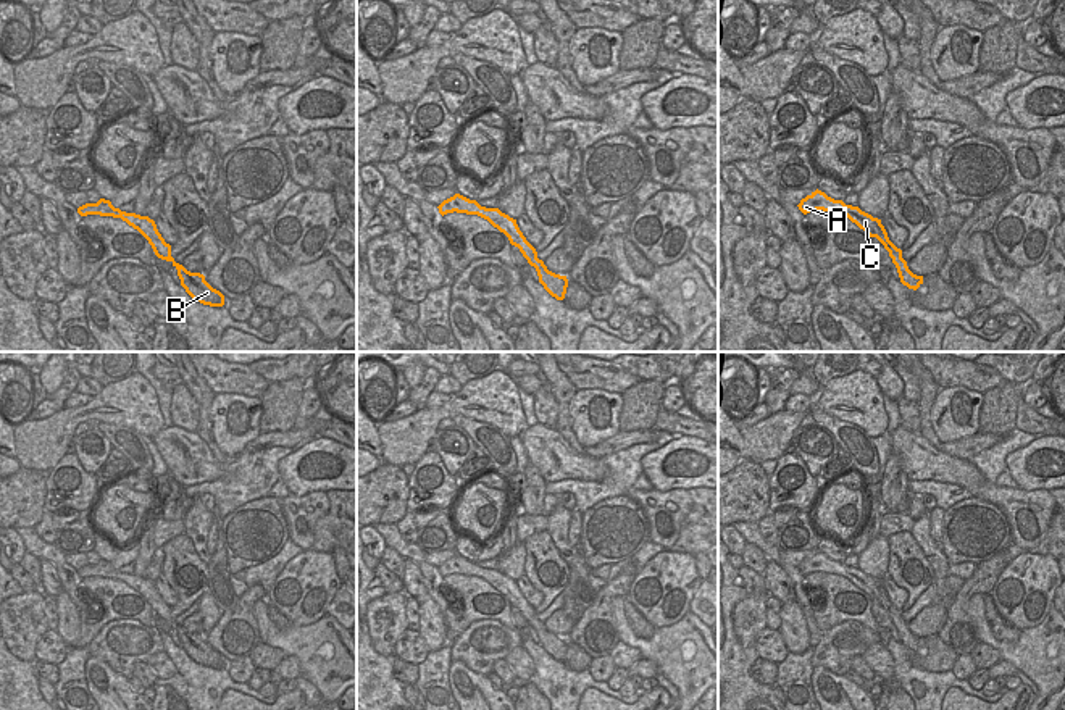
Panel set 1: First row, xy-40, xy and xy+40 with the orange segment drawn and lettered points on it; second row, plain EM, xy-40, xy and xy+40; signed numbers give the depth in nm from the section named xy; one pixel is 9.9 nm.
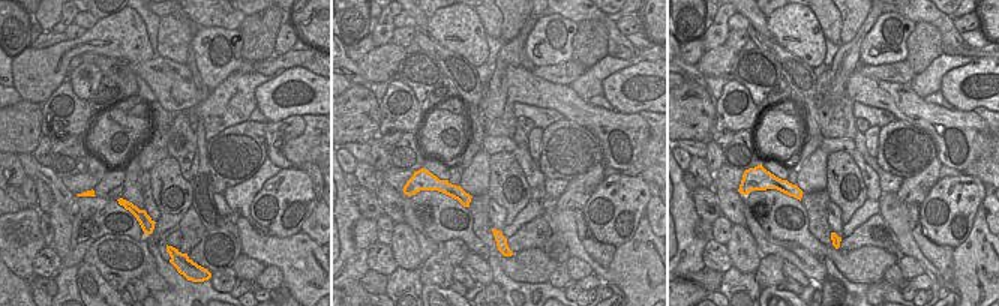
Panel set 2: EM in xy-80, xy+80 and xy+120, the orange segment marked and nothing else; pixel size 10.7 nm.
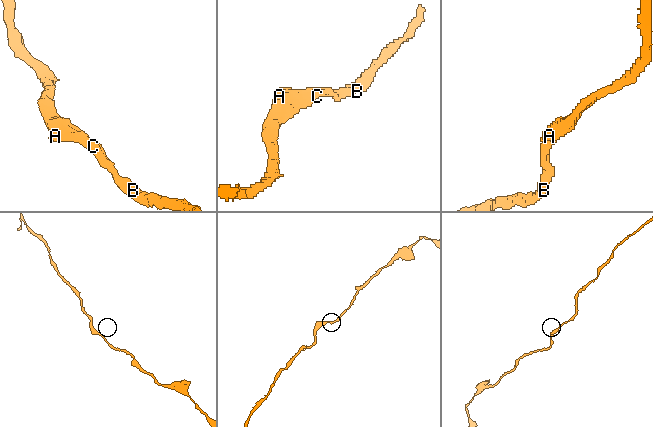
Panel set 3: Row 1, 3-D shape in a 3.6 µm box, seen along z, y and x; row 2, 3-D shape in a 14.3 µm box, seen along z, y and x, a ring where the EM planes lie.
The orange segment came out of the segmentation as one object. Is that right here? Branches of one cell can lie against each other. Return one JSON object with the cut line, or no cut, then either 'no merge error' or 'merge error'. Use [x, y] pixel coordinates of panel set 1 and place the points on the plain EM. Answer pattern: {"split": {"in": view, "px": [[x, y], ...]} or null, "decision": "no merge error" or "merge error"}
{"split": null, "decision": "no merge error"}

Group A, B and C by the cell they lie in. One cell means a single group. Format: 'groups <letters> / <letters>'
groups A B C

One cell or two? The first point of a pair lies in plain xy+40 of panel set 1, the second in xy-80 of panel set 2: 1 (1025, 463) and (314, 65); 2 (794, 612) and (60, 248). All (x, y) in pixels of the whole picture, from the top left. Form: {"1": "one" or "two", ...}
{"1": "two", "2": "one"}

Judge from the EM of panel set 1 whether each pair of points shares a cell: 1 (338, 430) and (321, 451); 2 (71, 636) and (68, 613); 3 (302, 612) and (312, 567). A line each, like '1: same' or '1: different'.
1: different
2: same
3: same

